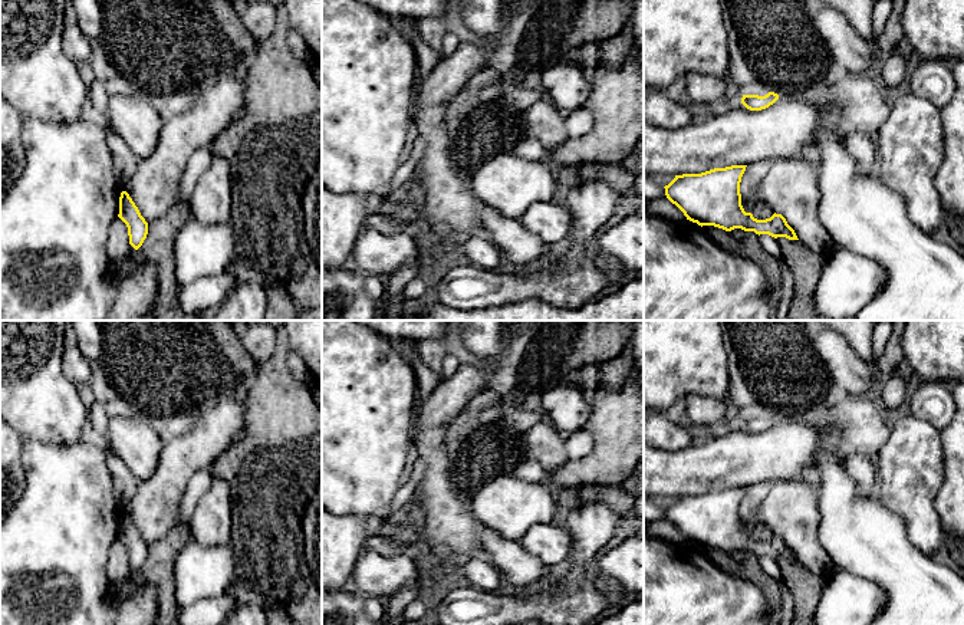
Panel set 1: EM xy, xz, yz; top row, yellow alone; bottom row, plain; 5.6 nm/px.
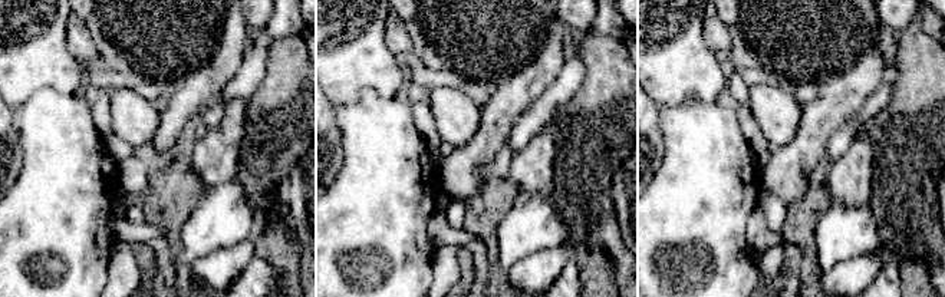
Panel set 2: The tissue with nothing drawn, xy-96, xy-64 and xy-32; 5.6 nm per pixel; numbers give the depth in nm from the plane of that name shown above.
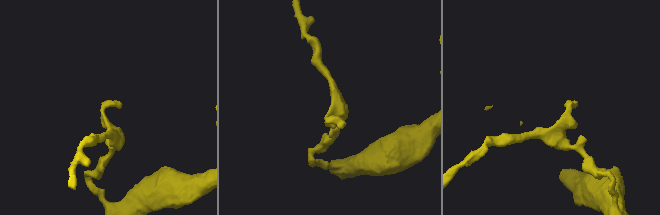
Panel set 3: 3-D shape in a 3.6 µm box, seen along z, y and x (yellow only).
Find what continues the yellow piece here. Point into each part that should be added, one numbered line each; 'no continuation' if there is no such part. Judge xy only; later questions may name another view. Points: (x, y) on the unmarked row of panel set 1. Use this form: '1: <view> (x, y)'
no continuation

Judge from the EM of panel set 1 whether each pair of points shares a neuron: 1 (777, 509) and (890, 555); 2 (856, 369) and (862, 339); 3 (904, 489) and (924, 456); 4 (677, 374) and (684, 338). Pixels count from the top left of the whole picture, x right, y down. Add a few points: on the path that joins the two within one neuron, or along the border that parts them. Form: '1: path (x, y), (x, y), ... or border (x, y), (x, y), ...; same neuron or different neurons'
1: border (818, 492), (818, 540), (831, 558); different neurons
2: border (842, 335), (852, 349), (871, 365); different neurons
3: path (911, 480), (911, 469), (915, 464); same neuron
4: path (677, 365), (677, 346); same neuron

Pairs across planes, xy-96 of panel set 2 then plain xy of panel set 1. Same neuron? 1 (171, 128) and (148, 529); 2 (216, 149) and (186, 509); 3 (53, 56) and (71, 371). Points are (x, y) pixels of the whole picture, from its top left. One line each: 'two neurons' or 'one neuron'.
1: one neuron
2: two neurons
3: two neurons

